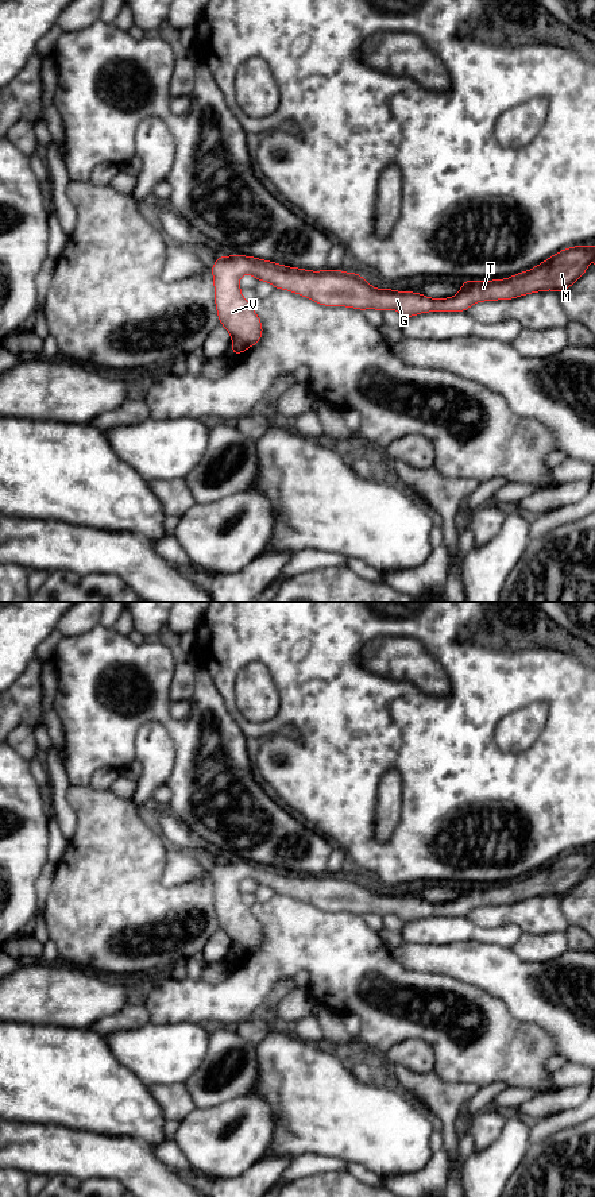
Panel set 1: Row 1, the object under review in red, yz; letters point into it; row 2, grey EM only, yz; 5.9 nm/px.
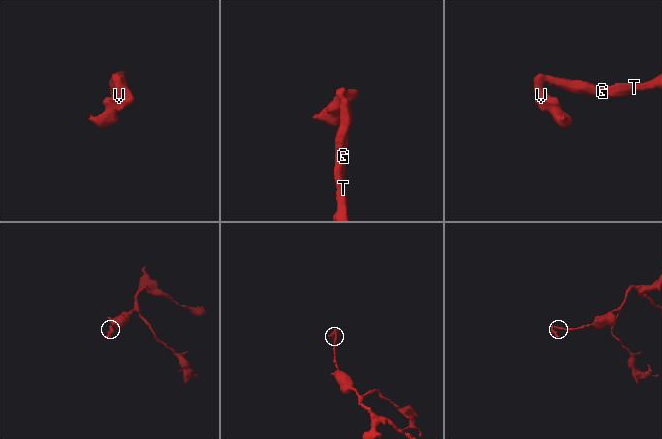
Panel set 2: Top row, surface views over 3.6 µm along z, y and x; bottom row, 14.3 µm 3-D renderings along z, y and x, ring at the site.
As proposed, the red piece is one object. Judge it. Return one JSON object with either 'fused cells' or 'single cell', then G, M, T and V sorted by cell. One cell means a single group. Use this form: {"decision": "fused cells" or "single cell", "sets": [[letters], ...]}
{"decision": "single cell", "sets": [["G", "M", "T", "V"]]}

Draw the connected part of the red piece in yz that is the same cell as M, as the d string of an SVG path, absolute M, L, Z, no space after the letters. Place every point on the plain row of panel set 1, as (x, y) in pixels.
M575 850L555 858L529 876L522 876L506 884L495 885L463 885L460 896L449 903L429 903L421 897L395 896L391 893L374 893L358 877L344 877L341 874L310 876L289 872L258 864L254 861L220 861L212 870L215 888L215 907L219 926L227 932L232 942L232 959L239 959L255 950L262 943L263 931L259 920L251 912L251 907L242 901L239 884L243 879L250 879L259 885L270 887L274 893L283 893L325 911L348 911L359 915L378 914L380 916L394 914L405 923L426 916L467 916L475 907L513 904L529 897L555 895L563 897L573 889L588 873L588 866L595 865L595 850Z

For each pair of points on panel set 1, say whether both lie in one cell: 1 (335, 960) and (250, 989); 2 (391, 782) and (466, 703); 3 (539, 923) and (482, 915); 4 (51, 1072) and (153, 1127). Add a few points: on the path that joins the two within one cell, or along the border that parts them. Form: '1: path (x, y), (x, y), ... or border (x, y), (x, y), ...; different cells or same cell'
1: path (313, 960), (279, 960), (271, 968); same cell
2: border (389, 768), (393, 768), (400, 777), (401, 806); different cells
3: path (525, 915), (495, 915); same cell
4: path (77, 1082), (127, 1108); same cell

